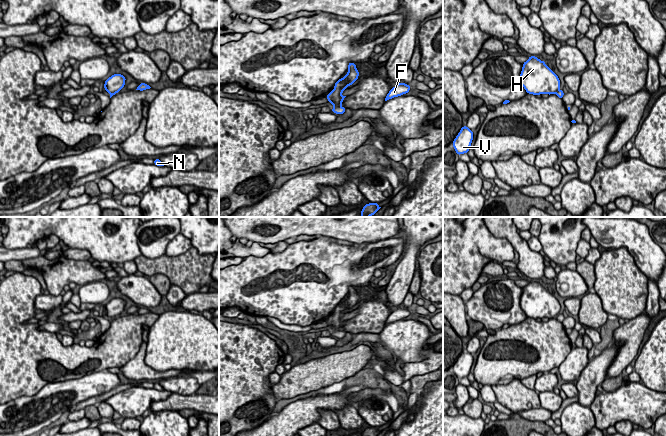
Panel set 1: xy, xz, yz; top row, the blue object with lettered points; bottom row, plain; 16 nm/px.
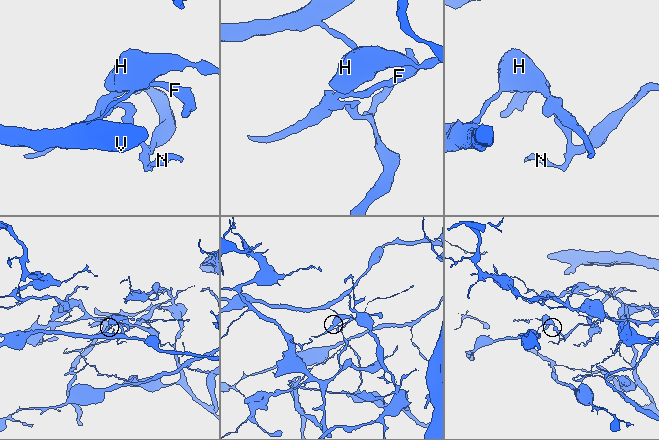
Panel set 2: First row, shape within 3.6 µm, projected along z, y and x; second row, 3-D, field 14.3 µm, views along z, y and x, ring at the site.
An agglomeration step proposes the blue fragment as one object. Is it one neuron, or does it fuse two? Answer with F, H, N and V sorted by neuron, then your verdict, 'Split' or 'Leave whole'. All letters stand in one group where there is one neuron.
Groups: F N / H V. Split

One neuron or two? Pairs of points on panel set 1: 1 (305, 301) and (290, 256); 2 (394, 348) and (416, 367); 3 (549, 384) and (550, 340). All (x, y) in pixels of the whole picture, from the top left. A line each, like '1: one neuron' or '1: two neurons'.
1: one neuron
2: two neurons
3: two neurons

